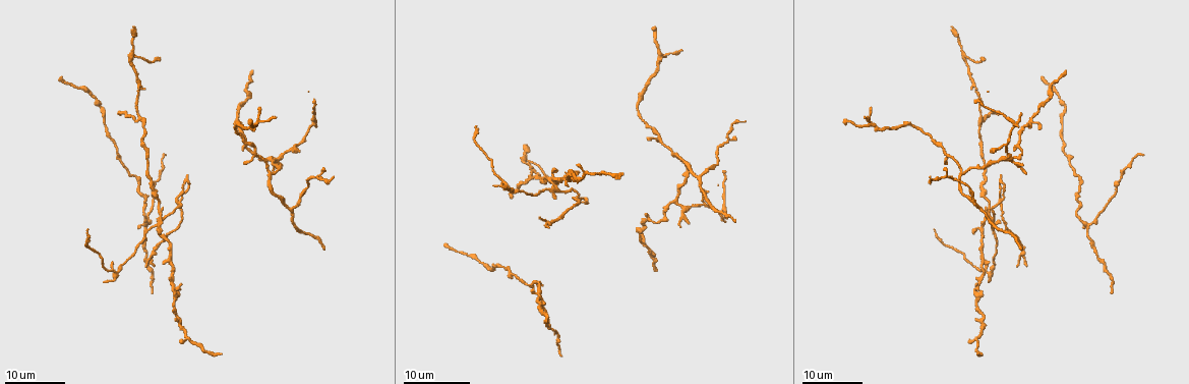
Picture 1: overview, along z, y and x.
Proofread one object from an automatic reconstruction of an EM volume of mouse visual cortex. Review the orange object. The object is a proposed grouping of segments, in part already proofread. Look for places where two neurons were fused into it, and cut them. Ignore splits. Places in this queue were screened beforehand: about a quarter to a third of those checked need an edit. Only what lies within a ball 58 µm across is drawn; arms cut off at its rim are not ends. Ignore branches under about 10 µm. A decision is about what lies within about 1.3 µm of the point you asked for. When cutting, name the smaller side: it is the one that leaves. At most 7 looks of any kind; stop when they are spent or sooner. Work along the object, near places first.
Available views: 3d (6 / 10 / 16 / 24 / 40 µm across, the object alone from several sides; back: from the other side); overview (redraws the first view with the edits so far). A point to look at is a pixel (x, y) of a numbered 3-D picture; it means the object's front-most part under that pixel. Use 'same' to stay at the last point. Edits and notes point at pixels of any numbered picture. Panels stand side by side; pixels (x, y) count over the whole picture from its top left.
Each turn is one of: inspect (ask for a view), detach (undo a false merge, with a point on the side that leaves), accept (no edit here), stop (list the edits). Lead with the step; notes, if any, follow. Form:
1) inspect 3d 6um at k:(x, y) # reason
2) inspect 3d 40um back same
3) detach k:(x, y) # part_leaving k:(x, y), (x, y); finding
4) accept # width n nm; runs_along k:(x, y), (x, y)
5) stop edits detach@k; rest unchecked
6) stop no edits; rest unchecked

inspect 3d 16um at 1:(980, 118) # thick turns thin

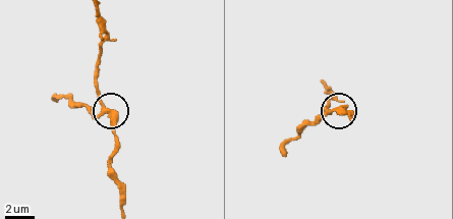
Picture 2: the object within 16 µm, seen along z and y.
inspect 3d 10um at 2:(106, 111)

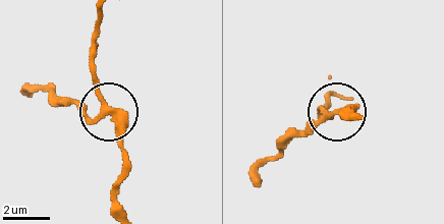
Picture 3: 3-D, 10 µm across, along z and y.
inspect 3d 6um at 3:(110, 110)

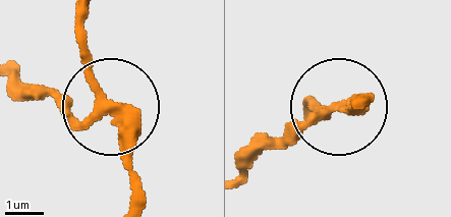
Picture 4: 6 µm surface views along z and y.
accept # runs_along 4:(129, 204), (132, 137), (97, 77), (77, 13); all the same neuron

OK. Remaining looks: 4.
inspect 3d 16um at 1:(698, 179) # three-way junction

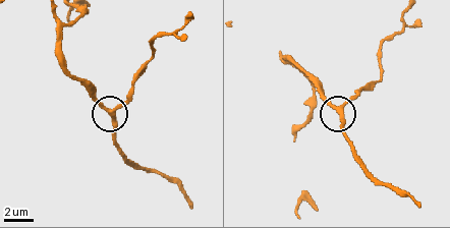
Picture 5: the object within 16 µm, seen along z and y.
inspect 3d 6um at 5:(113, 112)

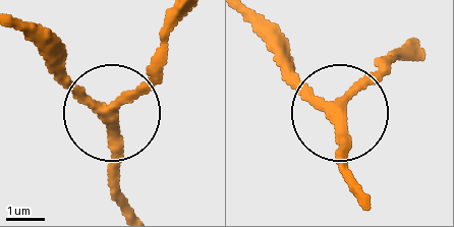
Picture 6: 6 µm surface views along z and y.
inspect 3d 6um back at 6:(109, 115)

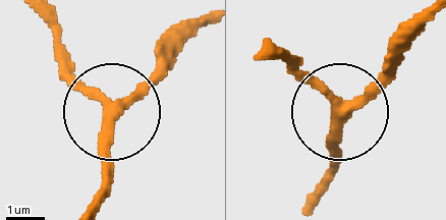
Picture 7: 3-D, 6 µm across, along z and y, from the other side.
accept # arms 3; runs_along 7:(431, 21), (340, 119), (334, 174); all the same neuron

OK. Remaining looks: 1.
stop no edits; rest unchecked

